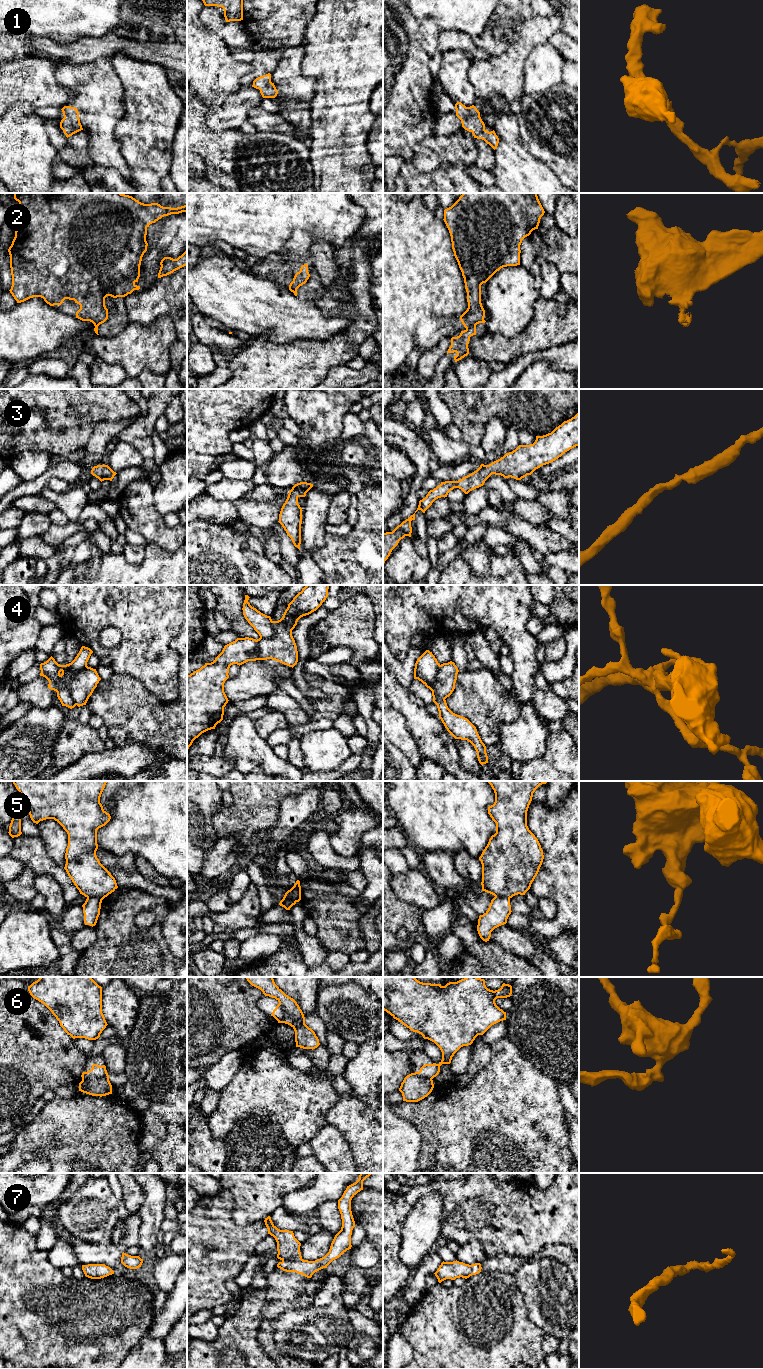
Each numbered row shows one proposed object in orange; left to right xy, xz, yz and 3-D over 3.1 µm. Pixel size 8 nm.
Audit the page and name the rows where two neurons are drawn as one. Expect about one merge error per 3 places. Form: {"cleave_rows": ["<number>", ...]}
{"cleave_rows": ["2", "4", "5", "6"]}

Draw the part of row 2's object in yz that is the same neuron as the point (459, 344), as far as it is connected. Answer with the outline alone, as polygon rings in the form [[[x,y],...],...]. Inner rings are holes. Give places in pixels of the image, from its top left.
[[[476,326],[461,331],[459,336],[451,338],[451,346],[449,347],[447,354],[456,352],[457,355],[454,356],[455,362],[461,360],[469,354],[468,344],[470,337],[473,335],[476,335]]]

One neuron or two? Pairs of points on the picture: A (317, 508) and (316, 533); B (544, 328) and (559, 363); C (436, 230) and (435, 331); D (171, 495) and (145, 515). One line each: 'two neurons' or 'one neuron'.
A: one neuron
B: two neurons
C: two neurons
D: two neurons

